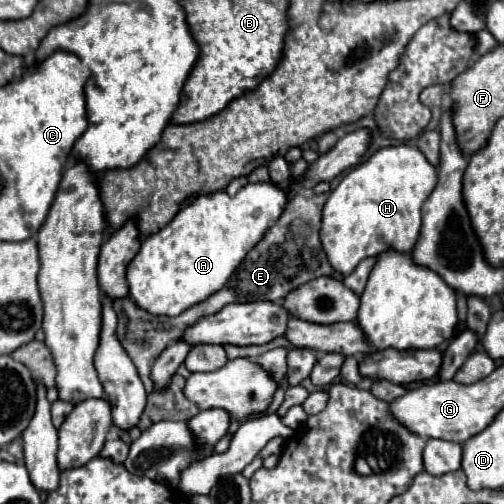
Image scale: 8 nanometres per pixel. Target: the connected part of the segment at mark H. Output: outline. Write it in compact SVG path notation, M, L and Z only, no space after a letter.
M407 144L381 148L373 152L365 162L351 168L343 176L339 186L329 194L323 206L321 242L323 242L323 252L327 254L327 260L331 262L331 268L339 272L341 276L347 276L355 270L355 266L361 260L369 256L379 256L385 250L409 254L419 238L421 206L429 198L431 190L435 188L435 178L437 178L437 172L427 162L427 158L421 154L421 150L415 146L407 146Z

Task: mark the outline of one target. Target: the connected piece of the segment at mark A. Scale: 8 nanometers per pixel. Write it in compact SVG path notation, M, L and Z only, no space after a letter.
M363 128L339 138L329 152L321 154L313 164L309 164L301 180L289 176L289 190L283 190L275 182L249 182L233 196L229 196L225 190L197 196L191 204L181 208L165 228L143 240L139 254L127 268L129 296L139 308L163 316L179 316L193 304L207 300L225 286L251 246L261 242L263 234L267 232L267 224L281 218L287 202L301 188L329 182L343 170L355 166L369 146L369 136L369 130Z

